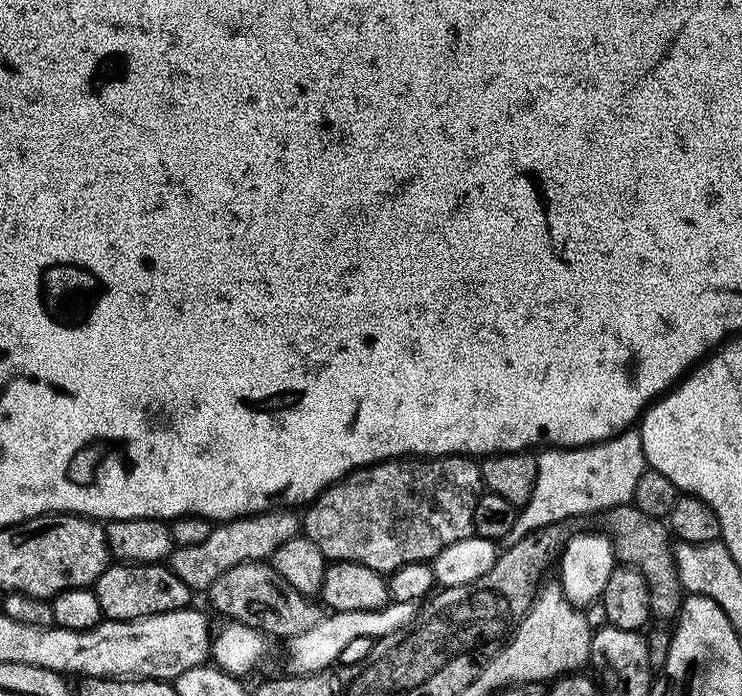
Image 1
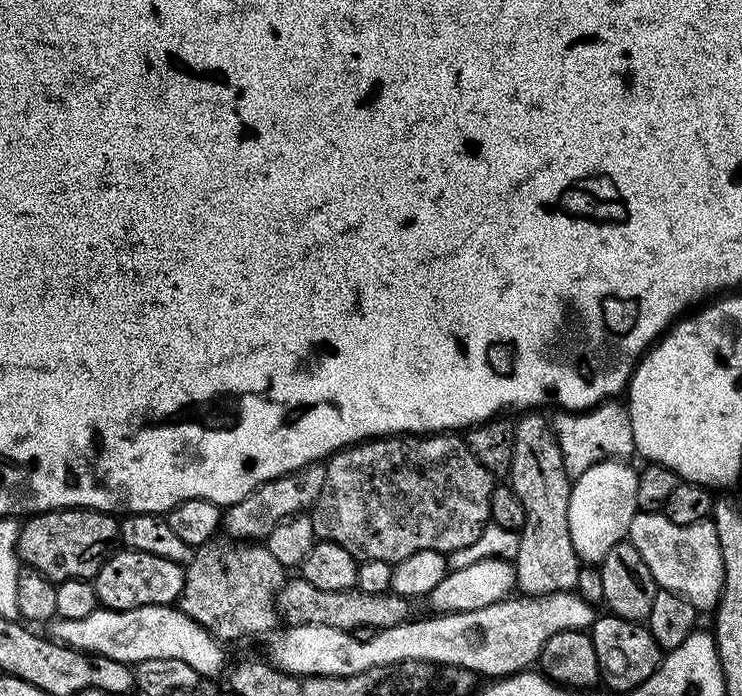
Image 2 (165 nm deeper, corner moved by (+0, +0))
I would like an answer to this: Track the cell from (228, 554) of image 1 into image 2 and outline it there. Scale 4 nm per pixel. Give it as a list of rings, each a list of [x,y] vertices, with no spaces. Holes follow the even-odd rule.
[[[317,462],[299,468],[297,472],[260,484],[253,492],[246,494],[246,498],[242,498],[242,502],[231,505],[223,513],[223,531],[225,533],[228,531],[227,535],[236,542],[267,541],[270,530],[274,530],[274,526],[278,526],[290,516],[298,516],[311,509],[313,502],[322,490],[323,481],[324,464]]]

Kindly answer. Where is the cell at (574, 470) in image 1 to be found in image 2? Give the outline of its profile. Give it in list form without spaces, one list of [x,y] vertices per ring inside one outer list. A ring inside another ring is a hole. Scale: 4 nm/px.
[[[609,398],[583,412],[557,411],[557,416],[551,417],[550,423],[556,433],[556,441],[562,450],[564,469],[569,476],[581,476],[590,466],[599,460],[609,458],[628,458],[636,452],[634,430],[630,426],[630,414],[623,403]]]

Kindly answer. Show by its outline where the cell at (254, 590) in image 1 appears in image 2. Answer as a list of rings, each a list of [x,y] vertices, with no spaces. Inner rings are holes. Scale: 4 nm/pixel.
[[[303,578],[285,579],[276,594],[276,614],[288,626],[334,626],[343,632],[379,630],[395,624],[403,624],[413,615],[409,597],[395,595],[391,591],[382,594],[366,594],[359,588],[346,590],[318,590]]]

